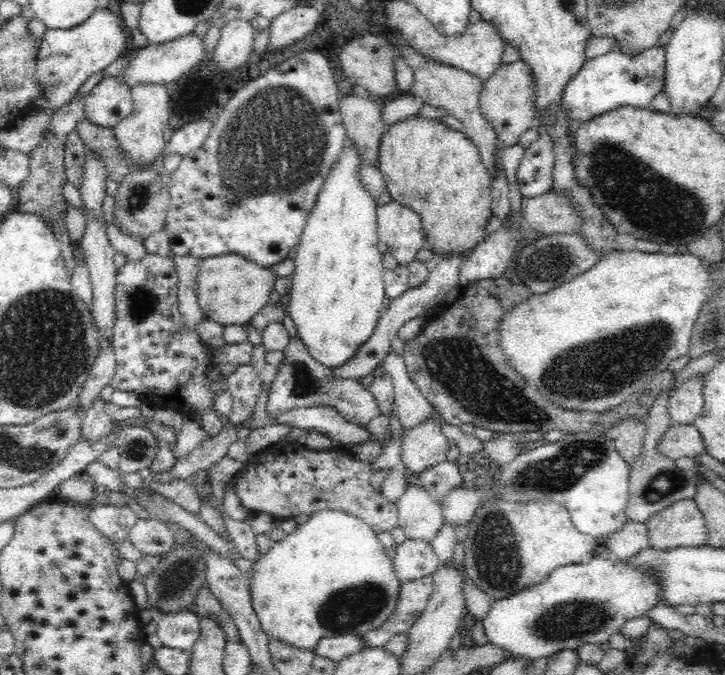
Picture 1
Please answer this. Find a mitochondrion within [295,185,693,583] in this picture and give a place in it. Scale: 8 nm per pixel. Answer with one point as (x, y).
(457, 366)

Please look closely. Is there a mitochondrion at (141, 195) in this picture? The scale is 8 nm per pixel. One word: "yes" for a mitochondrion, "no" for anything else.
yes

